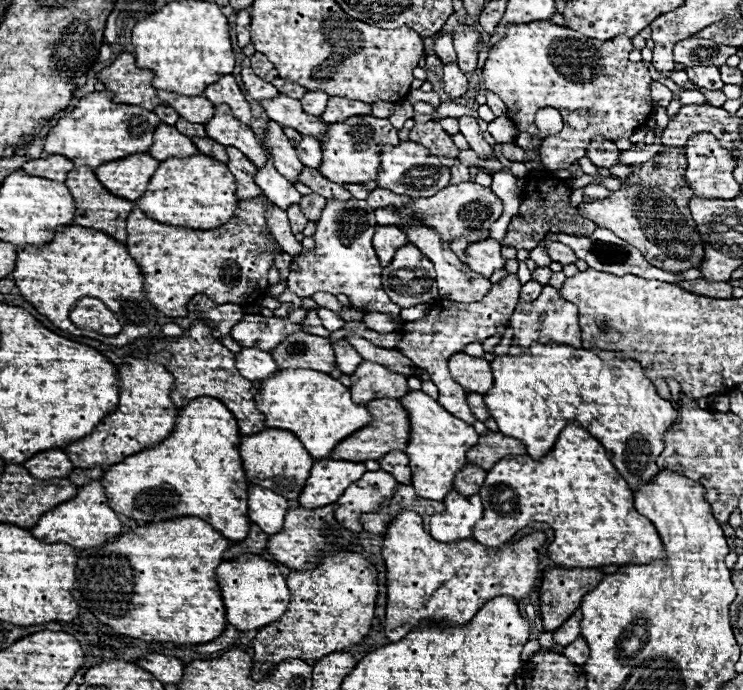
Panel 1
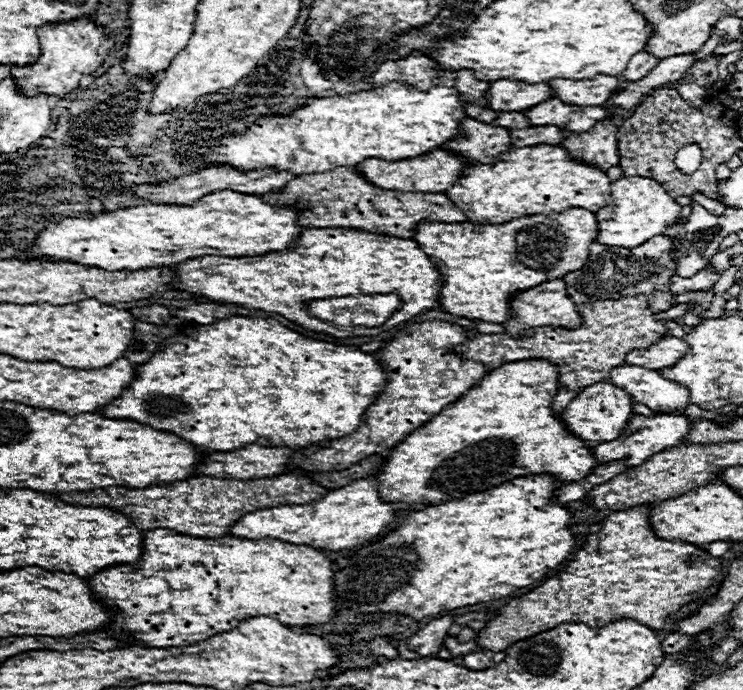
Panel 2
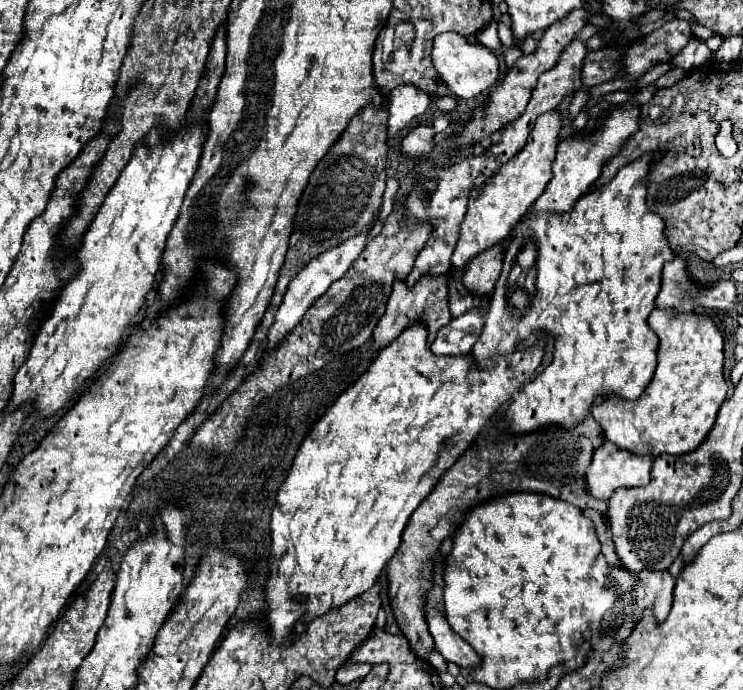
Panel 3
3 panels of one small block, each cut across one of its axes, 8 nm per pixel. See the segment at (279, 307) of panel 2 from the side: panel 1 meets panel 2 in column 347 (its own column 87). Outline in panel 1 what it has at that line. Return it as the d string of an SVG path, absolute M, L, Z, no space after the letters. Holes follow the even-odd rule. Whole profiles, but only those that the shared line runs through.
M60 226L60 230L56 230L56 238L48 246L44 248L24 246L18 252L12 280L20 288L20 294L60 330L66 330L68 334L74 336L110 342L112 338L88 332L80 326L72 326L68 316L72 306L80 298L84 296L100 298L116 314L116 318L122 324L126 324L124 332L114 336L114 346L126 346L138 338L148 336L160 316L144 294L144 274L140 272L136 260L128 254L126 244L116 242L114 238L108 238L108 234L100 234L98 230L91 228Z

